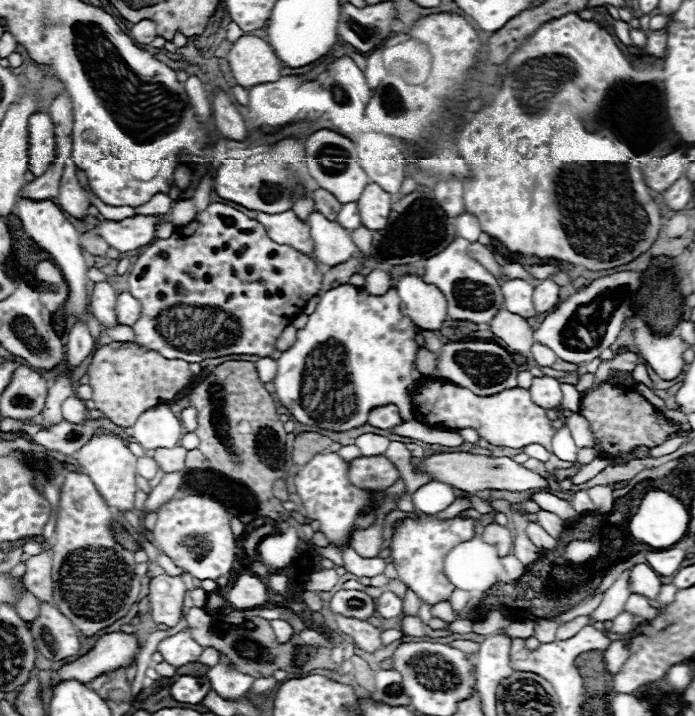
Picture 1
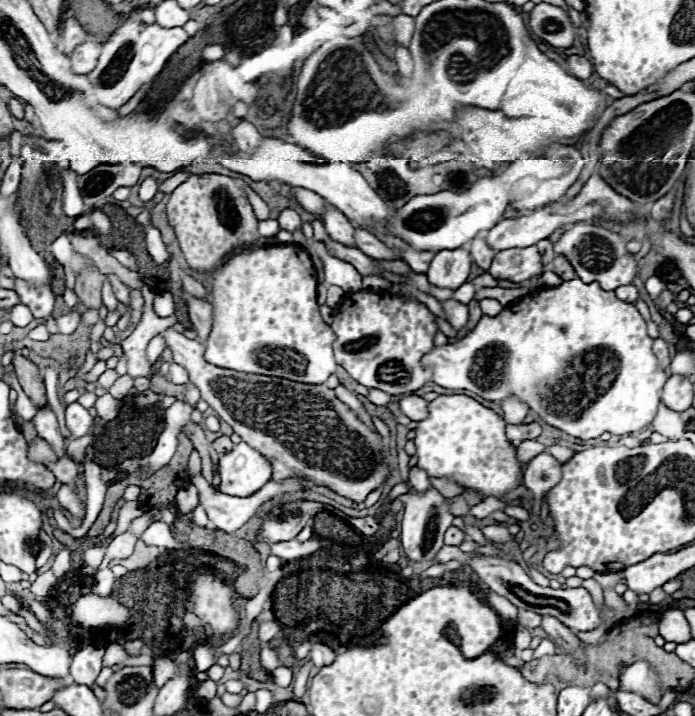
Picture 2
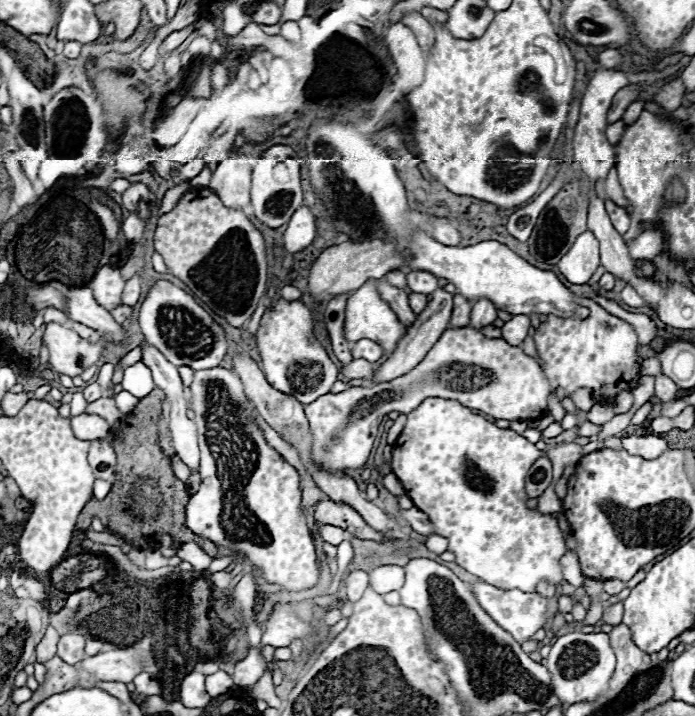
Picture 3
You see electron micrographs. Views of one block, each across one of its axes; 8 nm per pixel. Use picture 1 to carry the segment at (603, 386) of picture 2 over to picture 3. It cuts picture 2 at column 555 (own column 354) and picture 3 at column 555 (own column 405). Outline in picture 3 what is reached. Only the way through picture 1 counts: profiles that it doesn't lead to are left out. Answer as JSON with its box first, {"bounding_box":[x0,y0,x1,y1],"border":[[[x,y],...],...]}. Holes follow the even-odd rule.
{"bounding_box":[534,298,640,420],"border":[[[576,298],[576,304],[590,308],[590,316],[580,320],[580,318],[558,318],[554,314],[548,314],[546,322],[542,322],[534,330],[536,358],[538,358],[542,372],[546,374],[546,378],[550,382],[550,404],[548,404],[548,408],[556,420],[560,416],[560,402],[562,402],[558,398],[558,388],[562,388],[566,392],[566,398],[570,398],[578,388],[586,388],[586,390],[590,390],[594,400],[602,400],[602,390],[604,390],[604,400],[612,400],[620,392],[632,390],[638,384],[638,376],[640,376],[640,358],[636,354],[638,336],[636,336],[634,328],[626,320],[620,320],[620,318],[608,314],[602,306],[592,302],[590,298]]]}

